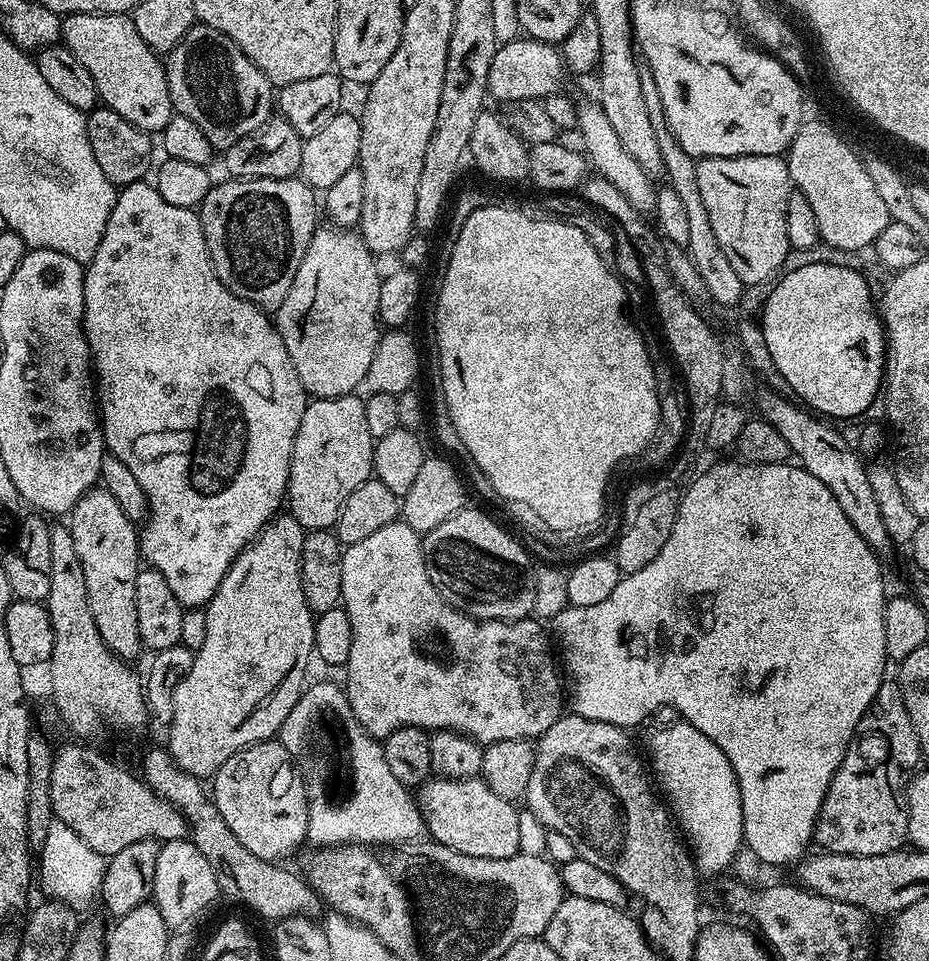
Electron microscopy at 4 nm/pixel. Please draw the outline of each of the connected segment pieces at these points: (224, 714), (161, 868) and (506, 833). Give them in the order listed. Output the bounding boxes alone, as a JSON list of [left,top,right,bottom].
[[166,514,316,778],[151,839,218,930],[414,778,520,858]]

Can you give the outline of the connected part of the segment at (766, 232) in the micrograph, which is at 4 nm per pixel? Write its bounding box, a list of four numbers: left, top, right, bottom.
[696,156,790,286]

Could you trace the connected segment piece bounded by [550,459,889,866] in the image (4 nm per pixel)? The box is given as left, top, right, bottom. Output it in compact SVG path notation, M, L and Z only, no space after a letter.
M733 460L706 469L685 492L683 489L676 505L674 530L670 530L666 546L658 550L658 558L654 558L650 566L621 575L618 586L614 586L614 594L610 594L606 602L577 608L569 606L561 610L550 624L556 627L554 640L567 683L568 680L572 683L571 711L587 720L632 730L635 724L642 723L659 708L673 708L683 723L702 730L702 734L706 734L706 738L710 738L710 742L730 758L742 794L746 847L758 857L761 865L792 866L803 860L809 851L808 843L813 843L816 820L830 782L845 754L853 747L852 735L857 735L861 720L869 712L881 684L886 680L884 664L887 665L889 659L884 625L884 576L880 573L881 557L860 537L858 530L850 526L850 518L846 518L842 506L834 502L834 494L830 494L814 474L796 462L749 464Z

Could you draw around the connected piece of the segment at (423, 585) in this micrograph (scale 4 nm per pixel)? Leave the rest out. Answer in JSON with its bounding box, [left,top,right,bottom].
[340,522,562,746]

